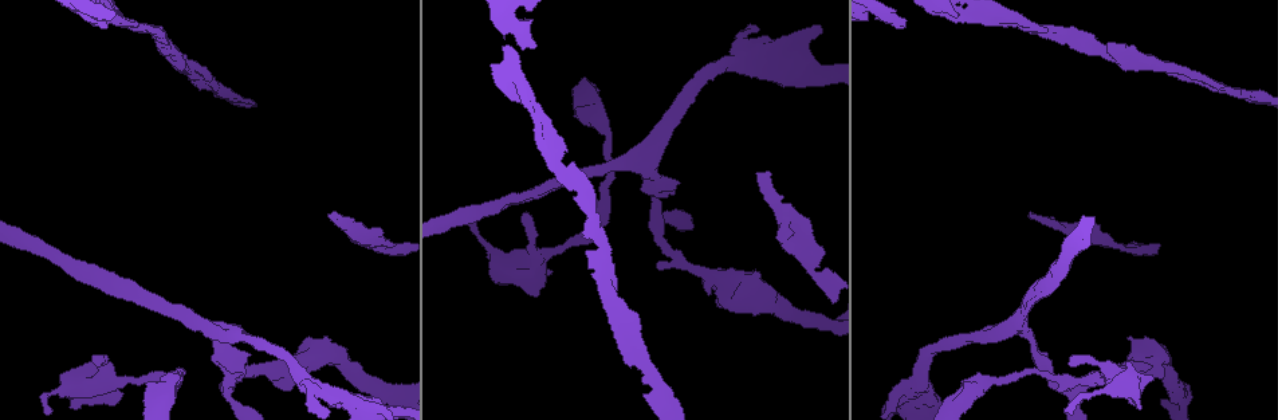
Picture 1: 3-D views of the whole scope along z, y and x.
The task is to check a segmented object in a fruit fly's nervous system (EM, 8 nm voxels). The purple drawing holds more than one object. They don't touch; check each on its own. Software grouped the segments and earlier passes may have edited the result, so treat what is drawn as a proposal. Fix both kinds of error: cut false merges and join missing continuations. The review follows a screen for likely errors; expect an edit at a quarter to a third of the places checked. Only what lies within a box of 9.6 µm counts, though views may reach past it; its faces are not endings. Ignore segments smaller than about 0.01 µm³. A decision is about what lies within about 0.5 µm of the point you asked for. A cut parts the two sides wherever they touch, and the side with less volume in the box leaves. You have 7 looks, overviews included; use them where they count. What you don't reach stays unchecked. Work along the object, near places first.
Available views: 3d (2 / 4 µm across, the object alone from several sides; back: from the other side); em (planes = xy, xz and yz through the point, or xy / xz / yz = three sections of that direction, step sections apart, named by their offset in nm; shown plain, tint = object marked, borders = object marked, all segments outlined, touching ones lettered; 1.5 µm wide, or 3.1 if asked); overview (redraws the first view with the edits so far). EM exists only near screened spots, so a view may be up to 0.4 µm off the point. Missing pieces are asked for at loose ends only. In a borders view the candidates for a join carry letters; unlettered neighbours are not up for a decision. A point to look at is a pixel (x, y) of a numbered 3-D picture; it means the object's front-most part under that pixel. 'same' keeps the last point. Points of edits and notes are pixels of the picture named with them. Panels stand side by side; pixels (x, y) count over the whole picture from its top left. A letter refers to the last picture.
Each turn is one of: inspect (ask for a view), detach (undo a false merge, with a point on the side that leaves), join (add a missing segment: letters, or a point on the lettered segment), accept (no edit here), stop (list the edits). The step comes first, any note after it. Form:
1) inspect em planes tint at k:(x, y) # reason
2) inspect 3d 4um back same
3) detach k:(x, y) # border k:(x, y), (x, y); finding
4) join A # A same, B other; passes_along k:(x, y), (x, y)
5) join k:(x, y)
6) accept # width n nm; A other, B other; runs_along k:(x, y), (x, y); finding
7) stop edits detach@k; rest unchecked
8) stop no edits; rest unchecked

inspect em planes plain at 1:(105, 29)

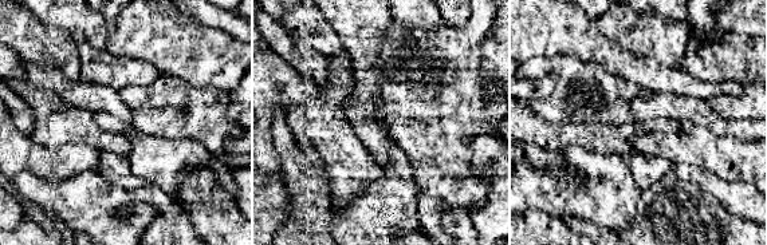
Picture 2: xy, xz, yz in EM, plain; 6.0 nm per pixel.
inspect em planes borders same # what lies round it

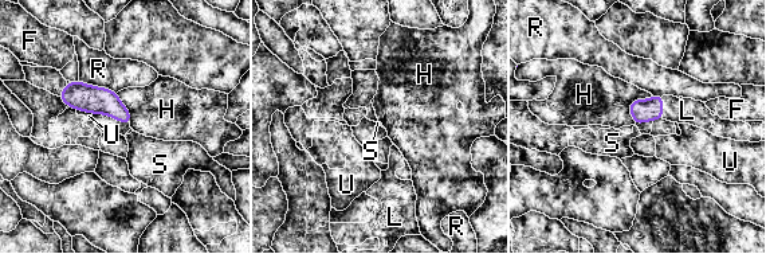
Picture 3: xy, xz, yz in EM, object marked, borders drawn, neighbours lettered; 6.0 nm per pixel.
join L # width 140 nm; F other, H other, L same, R other, S other, U other; the cell continues

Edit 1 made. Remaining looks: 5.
inspect 3d 4um at 1:(1142, 367) # sudden change in width

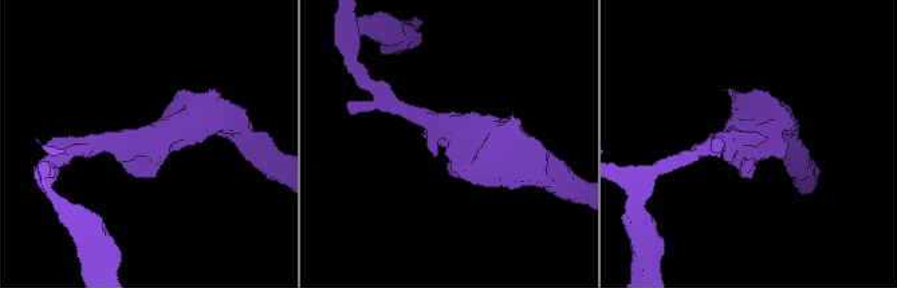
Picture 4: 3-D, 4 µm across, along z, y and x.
inspect em xz step 4 borders at 4:(464, 139) # now the EM

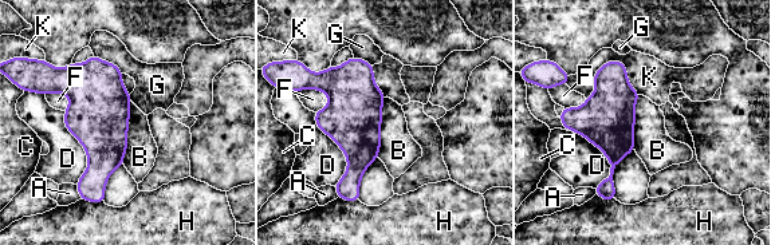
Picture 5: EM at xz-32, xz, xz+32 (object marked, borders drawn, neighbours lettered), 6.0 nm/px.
inspect em planes borders same

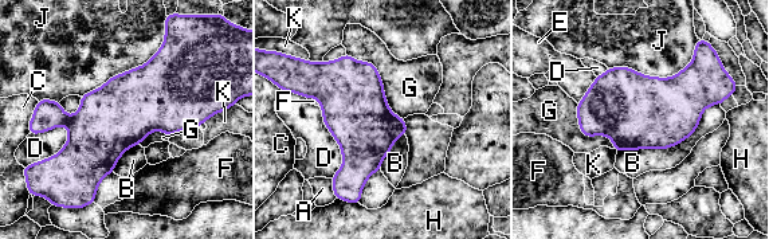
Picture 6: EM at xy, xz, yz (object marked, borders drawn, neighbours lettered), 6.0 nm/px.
accept # A other, B other, C other, D other, E other, F other, G other, H other, J other, K other; border 6:(346, 53), (375, 66), (403, 118); all the same cell

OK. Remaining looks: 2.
stop edits join@3; rest unchecked

